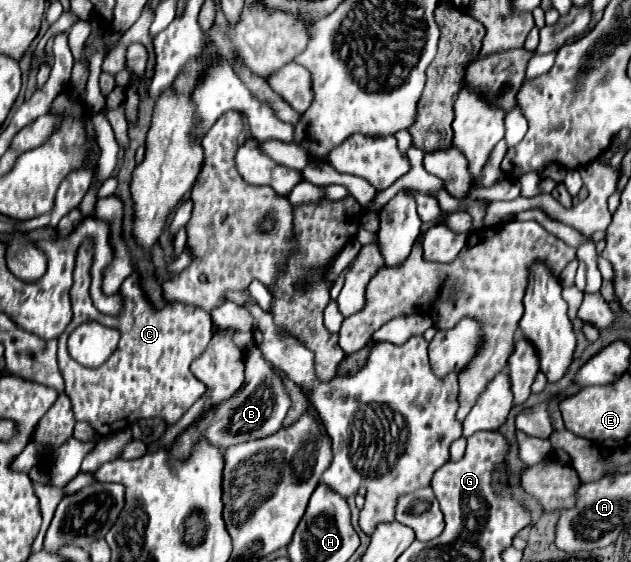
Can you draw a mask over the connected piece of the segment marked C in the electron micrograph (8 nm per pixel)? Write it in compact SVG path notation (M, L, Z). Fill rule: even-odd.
M84 243L76 257L74 285L70 293L74 319L58 337L58 367L66 381L66 395L74 405L76 421L90 423L94 431L102 437L114 435L130 427L138 419L158 417L158 413L168 425L174 425L204 395L204 385L190 373L190 363L200 355L200 351L204 351L204 347L212 339L214 325L210 315L204 309L188 307L182 303L166 305L162 311L154 311L140 289L136 273L130 275L120 287L124 311L120 311L120 315L114 317L102 315L92 305L92 299L88 295L90 261L90 243ZM86 321L98 321L106 327L120 331L118 349L110 355L110 359L104 365L96 369L82 367L68 353L68 337L78 325Z

